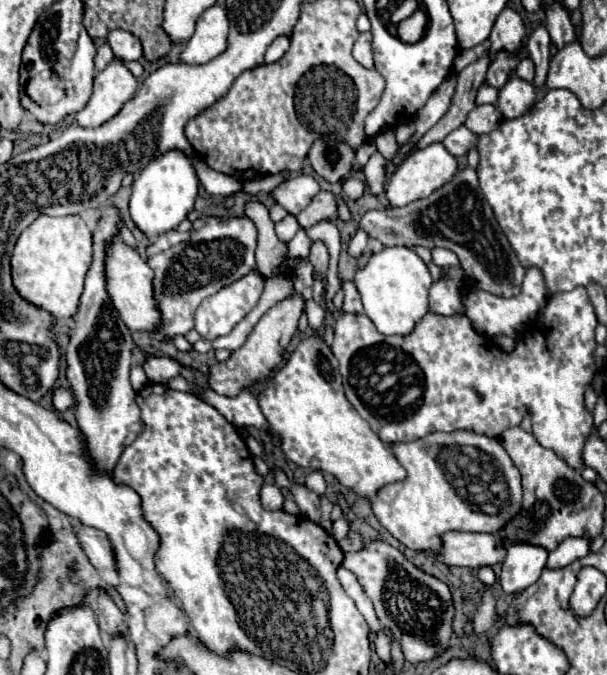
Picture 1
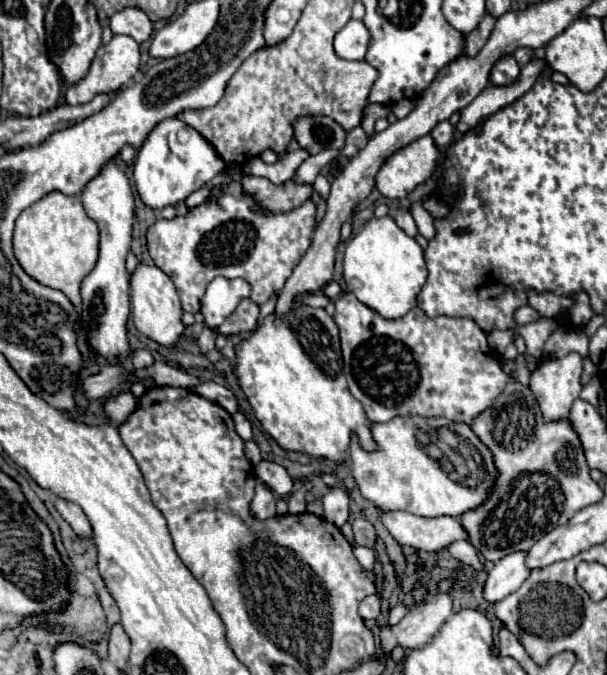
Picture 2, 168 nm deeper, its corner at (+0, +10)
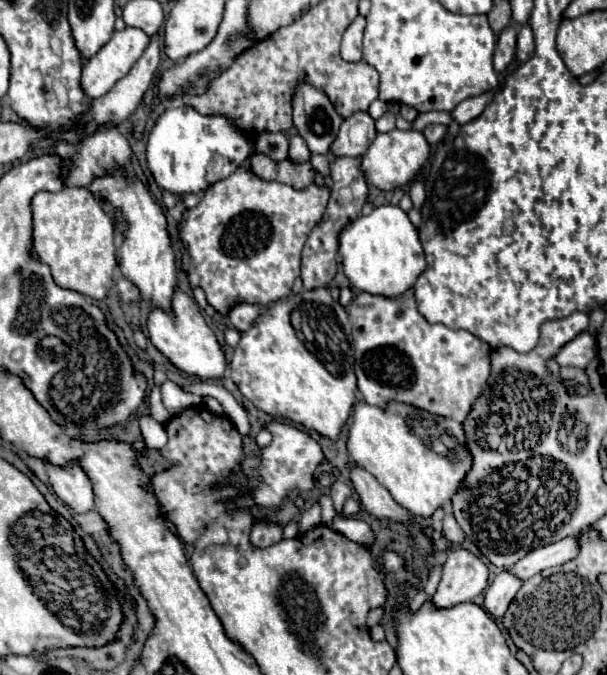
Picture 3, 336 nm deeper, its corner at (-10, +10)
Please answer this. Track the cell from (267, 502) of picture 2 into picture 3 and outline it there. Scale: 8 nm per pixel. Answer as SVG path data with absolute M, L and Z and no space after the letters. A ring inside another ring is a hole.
M268 520L256 522L250 534L254 546L272 546L282 538L284 538L284 526L280 522L268 522Z

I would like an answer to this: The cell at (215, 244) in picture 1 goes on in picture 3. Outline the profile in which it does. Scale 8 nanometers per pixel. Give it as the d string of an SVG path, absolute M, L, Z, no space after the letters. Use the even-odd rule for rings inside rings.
M240 168L228 178L212 184L200 204L184 212L178 226L182 270L190 282L190 288L202 288L206 300L220 314L228 312L228 306L236 302L272 304L290 294L294 280L300 276L300 258L308 234L320 222L328 206L328 188L312 184L306 190L294 190L280 182L266 182L252 172Z

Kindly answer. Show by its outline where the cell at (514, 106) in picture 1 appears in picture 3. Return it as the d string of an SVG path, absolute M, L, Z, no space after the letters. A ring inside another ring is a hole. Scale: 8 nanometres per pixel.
M508 26L500 36L498 36L498 44L494 50L494 70L498 74L504 74L516 56L516 28Z

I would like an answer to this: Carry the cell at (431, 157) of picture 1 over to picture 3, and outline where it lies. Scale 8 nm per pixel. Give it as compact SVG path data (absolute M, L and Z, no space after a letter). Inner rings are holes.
M392 130L386 134L378 134L370 144L368 152L362 156L362 170L368 182L380 190L396 190L408 188L412 180L420 174L426 160L430 158L430 144L422 132L416 130Z

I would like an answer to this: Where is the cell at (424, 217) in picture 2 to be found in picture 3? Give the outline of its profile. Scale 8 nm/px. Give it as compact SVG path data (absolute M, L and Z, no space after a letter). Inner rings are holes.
M412 182L412 184L410 184L410 198L412 198L412 202L414 202L414 208L416 208L416 210L422 210L422 204L424 204L424 200L426 200L426 192L424 192L422 182Z

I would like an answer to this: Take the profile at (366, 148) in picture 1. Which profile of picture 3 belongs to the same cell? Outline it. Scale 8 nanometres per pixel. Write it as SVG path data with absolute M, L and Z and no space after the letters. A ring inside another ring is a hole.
M352 114L352 118L346 118L342 122L338 138L332 144L332 154L336 158L362 156L372 144L372 138L376 138L376 128L370 114Z

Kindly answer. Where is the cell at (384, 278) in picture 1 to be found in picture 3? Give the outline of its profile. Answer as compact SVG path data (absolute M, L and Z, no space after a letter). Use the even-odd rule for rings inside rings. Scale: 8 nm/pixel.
M378 206L372 214L352 220L340 234L340 254L344 274L358 290L386 298L400 298L428 268L418 230L398 206Z

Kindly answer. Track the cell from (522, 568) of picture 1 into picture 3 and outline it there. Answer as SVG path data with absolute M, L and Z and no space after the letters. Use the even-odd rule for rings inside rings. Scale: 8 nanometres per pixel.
M502 570L486 590L486 610L492 616L504 616L508 604L514 600L516 592L522 588L522 580L510 570Z

